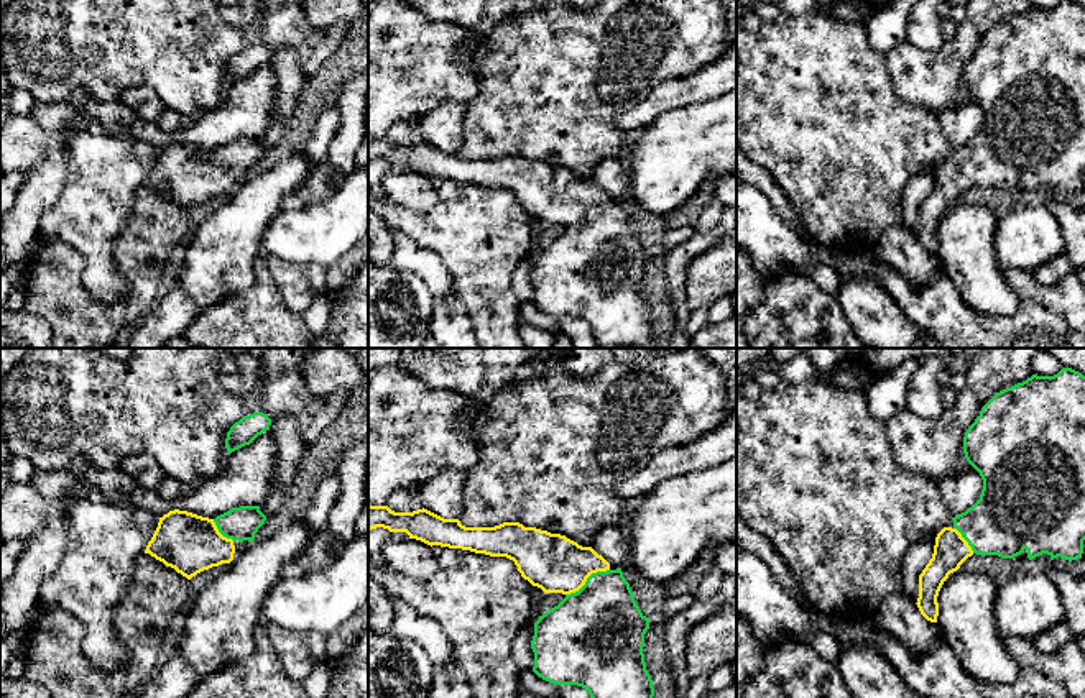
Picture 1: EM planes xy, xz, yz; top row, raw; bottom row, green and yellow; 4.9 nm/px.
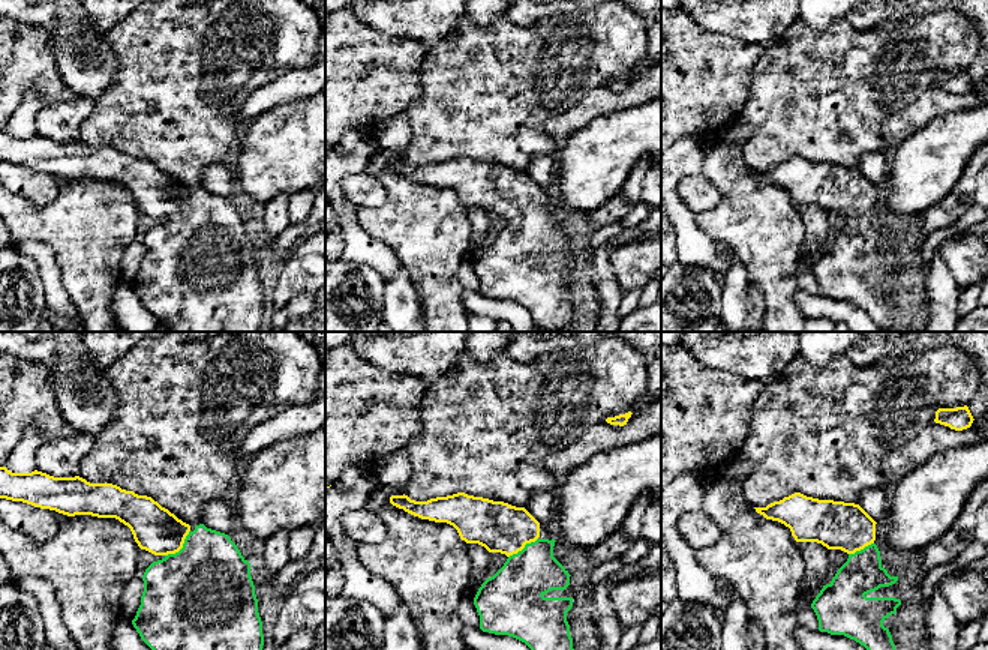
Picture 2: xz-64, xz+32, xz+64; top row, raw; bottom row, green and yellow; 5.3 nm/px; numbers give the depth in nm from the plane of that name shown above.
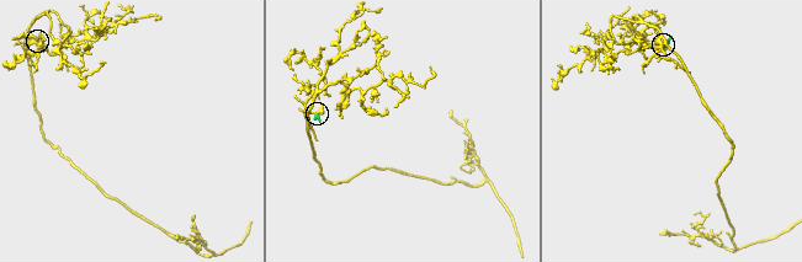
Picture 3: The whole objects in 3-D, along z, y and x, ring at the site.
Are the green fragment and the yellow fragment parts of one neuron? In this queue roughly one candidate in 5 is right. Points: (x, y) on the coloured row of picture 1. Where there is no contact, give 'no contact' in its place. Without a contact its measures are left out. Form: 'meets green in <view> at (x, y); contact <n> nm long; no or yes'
meets green in xz at (587, 580); contact 260 nm long; yes

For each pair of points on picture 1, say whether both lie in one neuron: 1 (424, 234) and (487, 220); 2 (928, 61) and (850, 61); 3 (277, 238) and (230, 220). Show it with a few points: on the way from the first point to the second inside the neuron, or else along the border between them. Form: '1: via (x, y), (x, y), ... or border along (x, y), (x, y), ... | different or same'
1: via (439, 232), (472, 229) | same
2: border along (885, 55), (895, 91), (901, 97) | different
3: border along (281, 209), (262, 238), (260, 253) | different

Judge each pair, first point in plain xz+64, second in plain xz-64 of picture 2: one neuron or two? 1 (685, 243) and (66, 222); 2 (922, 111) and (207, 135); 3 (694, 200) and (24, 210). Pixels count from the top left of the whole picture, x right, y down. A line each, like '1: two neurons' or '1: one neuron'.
1: two neurons
2: two neurons
3: two neurons

